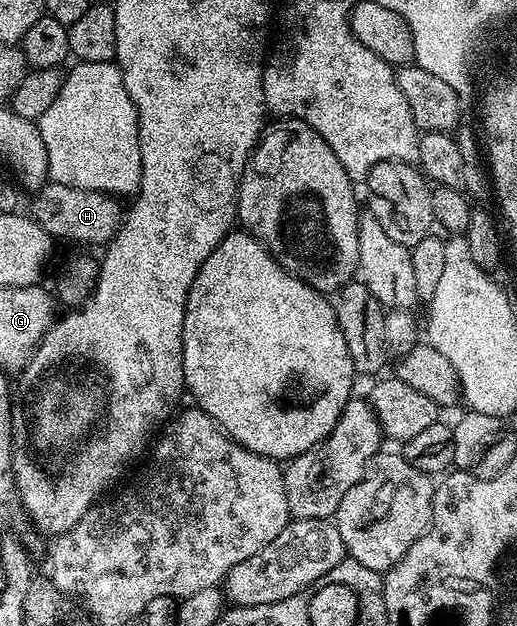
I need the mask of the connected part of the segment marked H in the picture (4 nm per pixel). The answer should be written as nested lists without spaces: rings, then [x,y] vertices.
[[[48,181],[38,191],[34,192],[32,199],[35,200],[31,203],[31,211],[29,210],[30,218],[40,223],[56,240],[72,239],[75,243],[100,243],[100,245],[106,245],[111,242],[115,232],[123,224],[124,204],[119,204],[122,202],[116,196],[107,195],[104,191],[86,191],[85,189],[77,189],[69,185]]]

